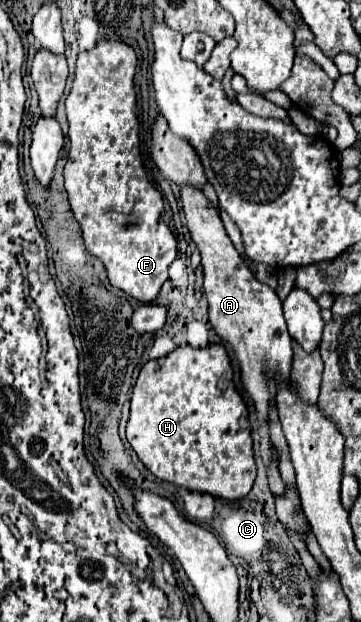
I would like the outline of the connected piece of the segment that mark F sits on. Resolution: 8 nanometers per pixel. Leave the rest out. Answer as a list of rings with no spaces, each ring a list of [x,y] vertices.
[[[99,40],[97,46],[93,50],[87,52],[79,52],[77,58],[77,72],[75,72],[75,80],[67,98],[67,120],[69,120],[69,154],[67,154],[67,164],[65,164],[65,190],[69,196],[69,204],[71,210],[77,218],[77,222],[81,224],[83,230],[83,240],[87,250],[97,256],[109,274],[109,282],[115,288],[121,288],[123,292],[127,292],[129,296],[137,298],[139,302],[151,302],[155,300],[155,296],[159,294],[161,284],[167,280],[167,268],[169,264],[177,257],[177,239],[165,220],[162,219],[164,214],[163,199],[160,191],[153,188],[153,184],[147,180],[147,174],[143,170],[143,162],[141,162],[141,148],[139,148],[139,118],[137,118],[137,94],[135,94],[135,68],[137,68],[137,54],[135,50],[127,44],[127,42],[119,42],[119,40]]]

